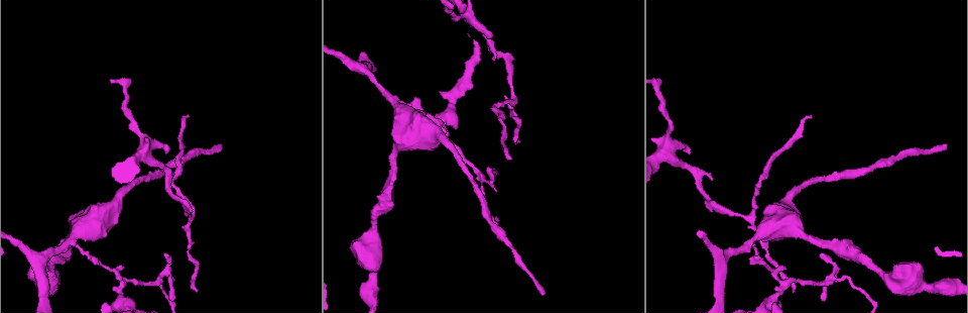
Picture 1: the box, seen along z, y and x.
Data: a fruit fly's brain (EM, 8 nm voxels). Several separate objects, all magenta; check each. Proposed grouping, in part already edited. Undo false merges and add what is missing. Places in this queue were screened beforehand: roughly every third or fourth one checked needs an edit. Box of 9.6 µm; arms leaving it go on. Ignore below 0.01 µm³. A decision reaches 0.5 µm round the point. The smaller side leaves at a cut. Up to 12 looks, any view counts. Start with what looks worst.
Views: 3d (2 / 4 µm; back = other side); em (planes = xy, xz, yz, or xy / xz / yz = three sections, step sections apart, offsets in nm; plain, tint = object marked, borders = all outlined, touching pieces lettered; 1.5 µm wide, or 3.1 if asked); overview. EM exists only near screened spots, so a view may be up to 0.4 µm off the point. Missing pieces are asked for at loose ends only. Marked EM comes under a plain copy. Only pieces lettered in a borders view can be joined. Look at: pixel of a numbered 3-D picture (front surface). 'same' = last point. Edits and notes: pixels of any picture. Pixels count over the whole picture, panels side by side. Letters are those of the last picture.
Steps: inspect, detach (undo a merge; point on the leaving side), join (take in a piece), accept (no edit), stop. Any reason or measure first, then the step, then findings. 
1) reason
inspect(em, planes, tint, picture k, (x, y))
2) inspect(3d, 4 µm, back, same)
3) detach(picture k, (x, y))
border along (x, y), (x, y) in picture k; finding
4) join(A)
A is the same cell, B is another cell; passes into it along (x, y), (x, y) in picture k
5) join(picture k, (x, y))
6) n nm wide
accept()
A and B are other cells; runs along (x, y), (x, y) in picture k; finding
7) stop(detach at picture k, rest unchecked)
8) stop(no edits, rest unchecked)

abrupt turn
inspect(3d, 4 µm, picture 1, (782, 283))

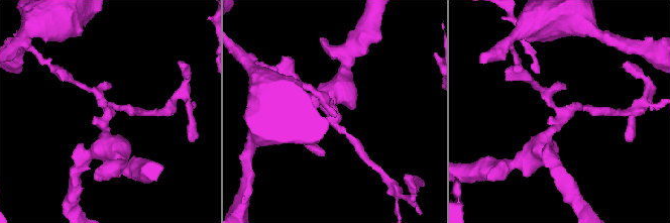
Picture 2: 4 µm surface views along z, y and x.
inspect(em, xz, step 8, tint, picture 2, (561, 109))

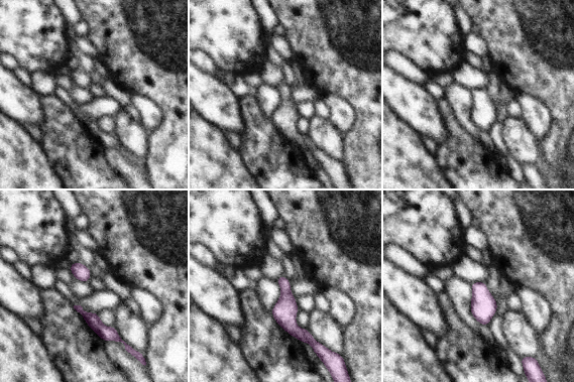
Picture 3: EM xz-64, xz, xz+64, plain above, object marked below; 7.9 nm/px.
cut it another way
inspect(em, planes, borders, same)

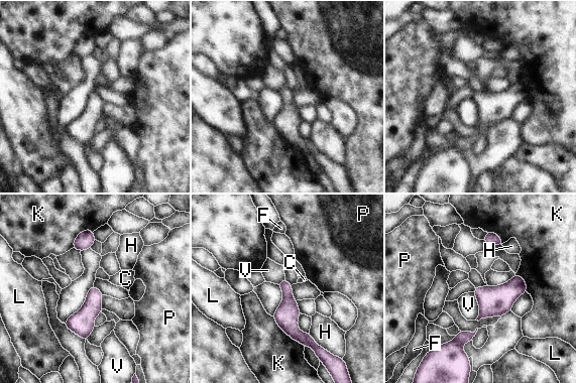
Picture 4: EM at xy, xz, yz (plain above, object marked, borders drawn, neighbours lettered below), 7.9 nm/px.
150 nm wide
accept()
C, F, H, K, L, P and V are other cells; runs along (283, 282), (289, 325), (319, 350) in picture 4; one neuron here

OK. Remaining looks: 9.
an open end
inspect(em, planes, borders, picture 1, (689, 154))

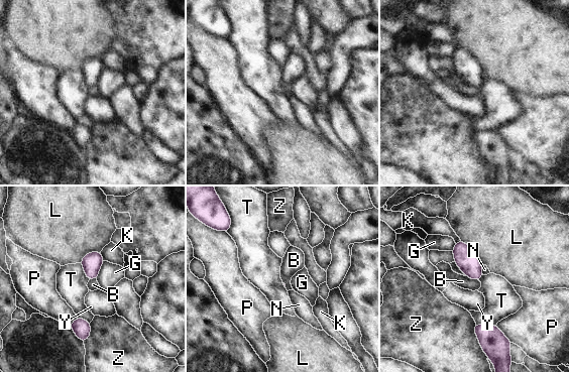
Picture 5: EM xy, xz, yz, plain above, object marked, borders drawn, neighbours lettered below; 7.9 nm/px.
accept()
B, G, K, L, N, P, T, Y and Z are other cells; border along (466, 275), (478, 281) in picture 5; none of them fits

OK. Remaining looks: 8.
inspect(em, planes, borders, picture 1, (517, 143))

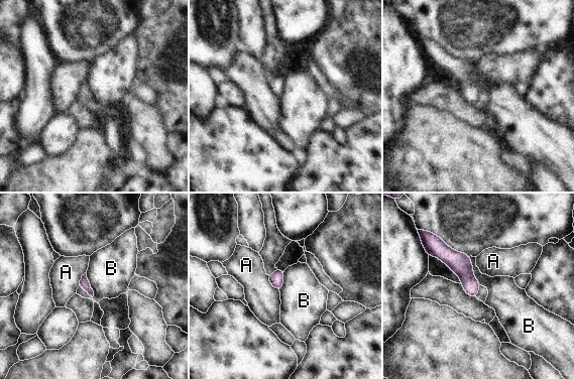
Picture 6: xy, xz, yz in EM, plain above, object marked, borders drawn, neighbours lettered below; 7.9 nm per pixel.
80 nm wide
accept()
A and B are other cells; none of them fits

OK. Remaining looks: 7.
arms part here
inspect(3d, 4 µm, picture 1, (72, 241))

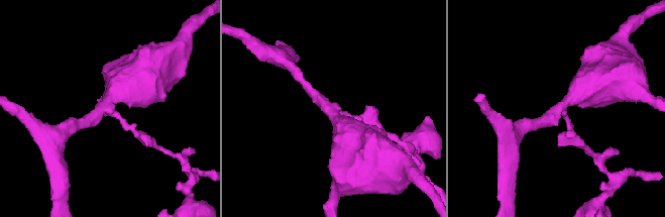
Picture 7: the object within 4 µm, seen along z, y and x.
inspect(em, yz, step 8, tint, picture 7, (331, 114))

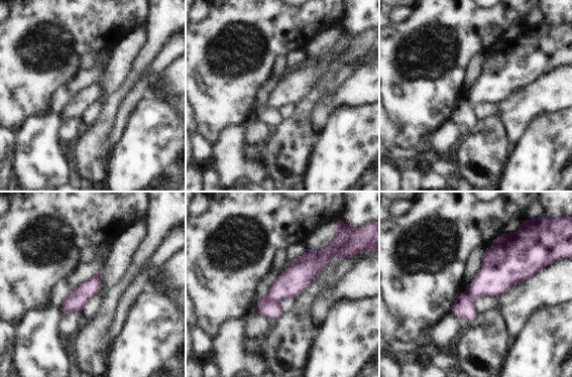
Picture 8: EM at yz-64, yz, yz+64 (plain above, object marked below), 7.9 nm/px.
inspect(em, planes, borders, same)

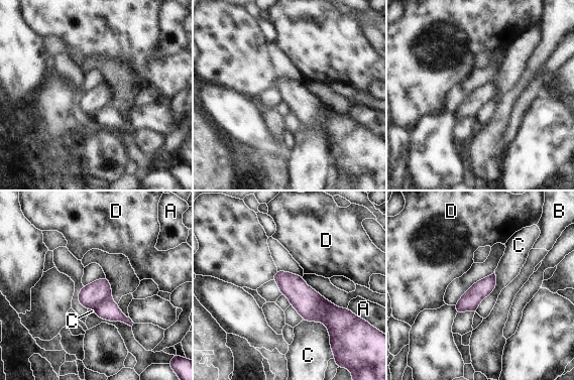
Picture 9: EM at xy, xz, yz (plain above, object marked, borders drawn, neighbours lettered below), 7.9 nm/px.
160 nm wide
detach(picture 9, (108, 309))
A, B, C and D are other cells; border along (111, 295), (104, 298), (95, 308) in picture 9; a second neuron is stuck on

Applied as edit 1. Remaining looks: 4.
three-way junction
inspect(3d, 4 µm, picture 1, (514, 96))

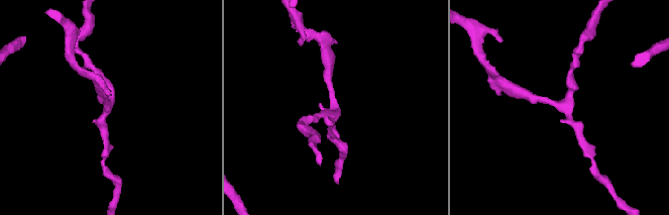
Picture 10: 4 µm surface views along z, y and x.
3 arms; shape alone is not enough
inspect(em, yz, step 4, tint, picture 10, (333, 104))

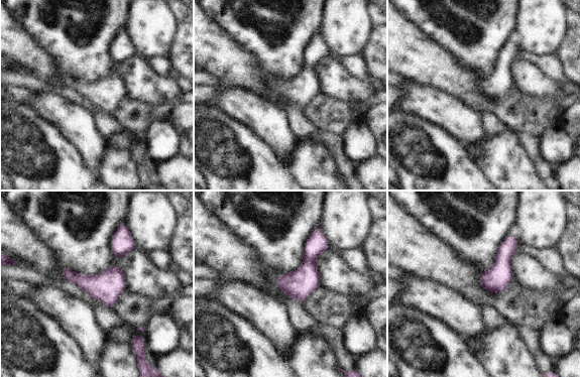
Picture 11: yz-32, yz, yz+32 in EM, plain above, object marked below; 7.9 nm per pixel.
cut it another way
inspect(em, planes, borders, same)

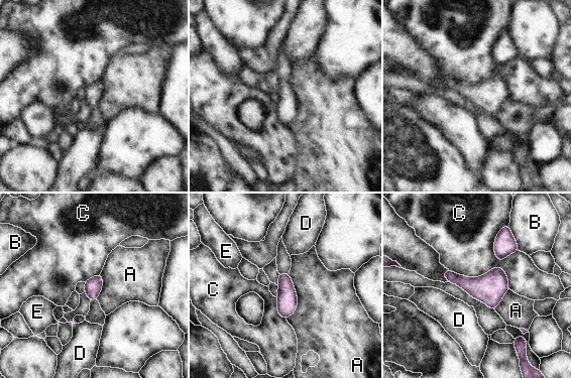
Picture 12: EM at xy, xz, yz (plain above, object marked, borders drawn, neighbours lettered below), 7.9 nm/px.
C touches over 500 nm
accept()
A, B, C, D and E are other cells; border along (290, 273), (297, 308), (287, 319) in picture 12; one neuron here

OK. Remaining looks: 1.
stop(detach at picture 9, rest unchecked)

